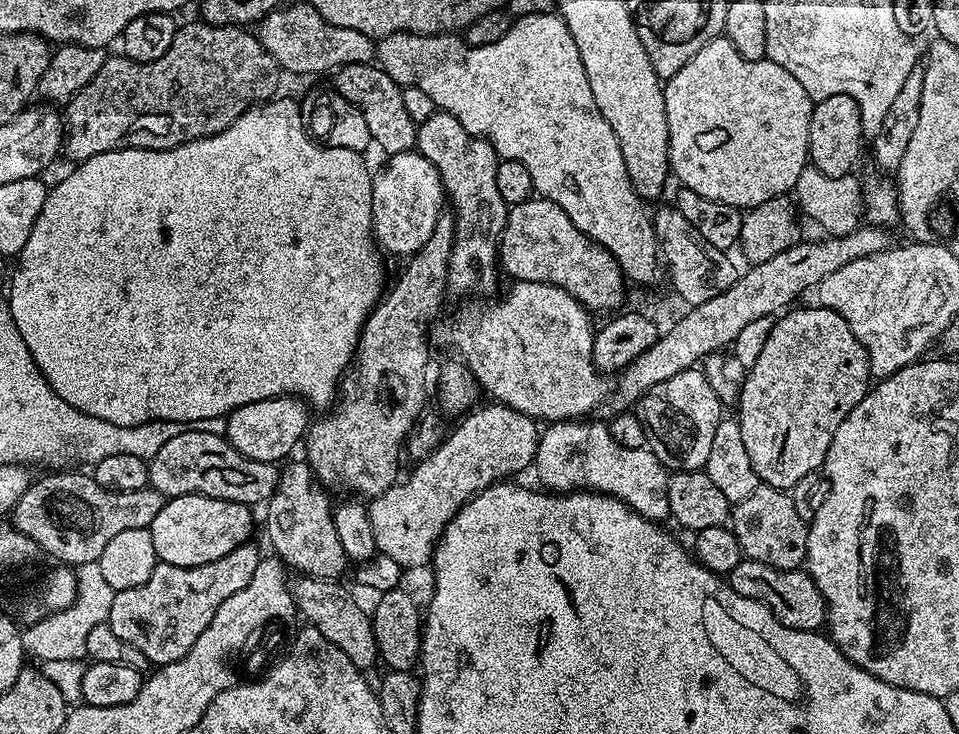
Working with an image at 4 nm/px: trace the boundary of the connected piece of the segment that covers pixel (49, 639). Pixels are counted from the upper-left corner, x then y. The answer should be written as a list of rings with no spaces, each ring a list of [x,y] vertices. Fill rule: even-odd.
[[[99,563],[82,564],[75,569],[77,580],[76,597],[67,609],[52,612],[36,623],[29,623],[20,633],[22,646],[29,657],[36,662],[43,660],[65,661],[66,659],[84,660],[88,655],[86,638],[94,626],[108,623],[110,606],[114,606],[116,591],[102,578]]]

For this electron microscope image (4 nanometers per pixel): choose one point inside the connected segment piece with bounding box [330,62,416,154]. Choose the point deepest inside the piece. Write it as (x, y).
(377, 97)

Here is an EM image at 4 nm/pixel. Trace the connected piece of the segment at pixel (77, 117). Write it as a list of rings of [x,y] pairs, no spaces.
[[[203,22],[195,23],[181,23],[174,34],[174,42],[170,42],[170,50],[166,50],[166,54],[162,54],[162,58],[158,58],[154,62],[134,62],[123,54],[115,54],[116,56],[109,55],[104,61],[102,70],[98,70],[98,74],[94,74],[94,78],[90,78],[90,82],[86,82],[86,86],[82,86],[82,90],[75,92],[72,99],[67,101],[66,139],[63,151],[66,153],[66,156],[68,152],[68,156],[72,159],[72,162],[89,160],[94,154],[102,154],[110,150],[118,150],[119,148],[166,150],[167,148],[173,148],[179,144],[190,142],[191,140],[213,136],[229,128],[247,108],[251,108],[254,104],[263,104],[277,95],[276,87],[280,84],[282,69],[276,63],[275,58],[267,52],[256,34],[240,26],[214,26],[213,24],[205,24]]]

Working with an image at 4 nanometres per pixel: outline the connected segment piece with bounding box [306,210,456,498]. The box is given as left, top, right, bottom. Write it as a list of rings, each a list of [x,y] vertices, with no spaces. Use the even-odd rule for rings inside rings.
[[[448,210],[441,212],[438,222],[434,222],[434,234],[430,234],[422,250],[407,257],[405,264],[408,265],[400,281],[393,288],[391,285],[387,289],[386,295],[364,321],[360,340],[356,344],[356,355],[338,385],[336,412],[329,411],[324,414],[329,416],[311,425],[306,436],[306,463],[311,466],[312,473],[325,489],[341,488],[344,494],[371,498],[381,496],[387,488],[397,483],[401,475],[400,456],[402,460],[406,441],[417,427],[422,416],[420,411],[424,408],[424,379],[428,376],[428,316],[439,310],[448,292],[448,267],[455,233],[455,216]]]

